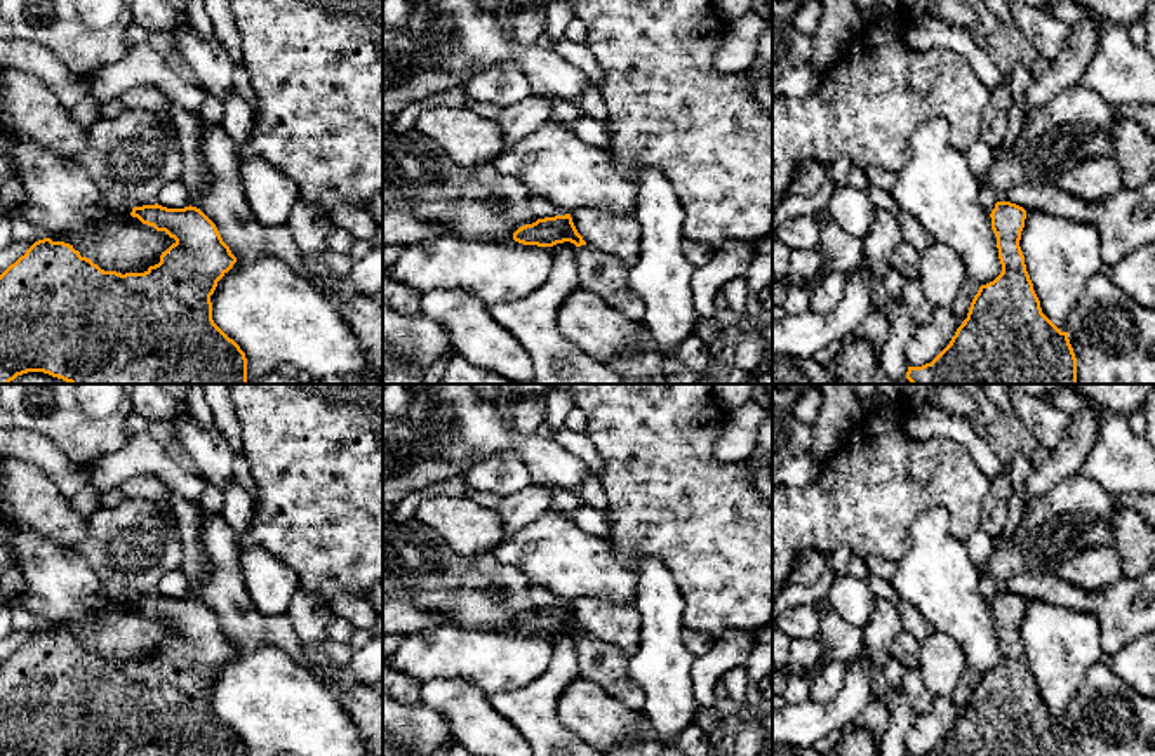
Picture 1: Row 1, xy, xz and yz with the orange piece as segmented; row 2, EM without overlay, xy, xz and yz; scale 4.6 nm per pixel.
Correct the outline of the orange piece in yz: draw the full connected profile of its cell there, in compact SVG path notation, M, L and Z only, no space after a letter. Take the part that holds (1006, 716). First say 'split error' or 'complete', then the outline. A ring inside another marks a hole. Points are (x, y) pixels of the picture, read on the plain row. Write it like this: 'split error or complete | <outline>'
complete | M997 591L990 607L1002 662L993 671L979 676L967 707L957 718L950 733L931 753L922 756L1077 756L1068 721L1061 721L1042 702L1026 660L1019 636L1026 600L1011 591Z

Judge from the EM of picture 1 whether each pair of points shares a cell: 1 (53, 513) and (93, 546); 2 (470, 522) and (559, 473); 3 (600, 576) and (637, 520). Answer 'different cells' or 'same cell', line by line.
1: different cells
2: different cells
3: different cells

